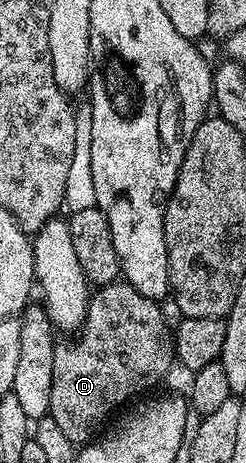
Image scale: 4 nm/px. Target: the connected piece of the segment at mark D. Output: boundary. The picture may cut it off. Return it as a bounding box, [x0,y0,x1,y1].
[49,282,173,446]

